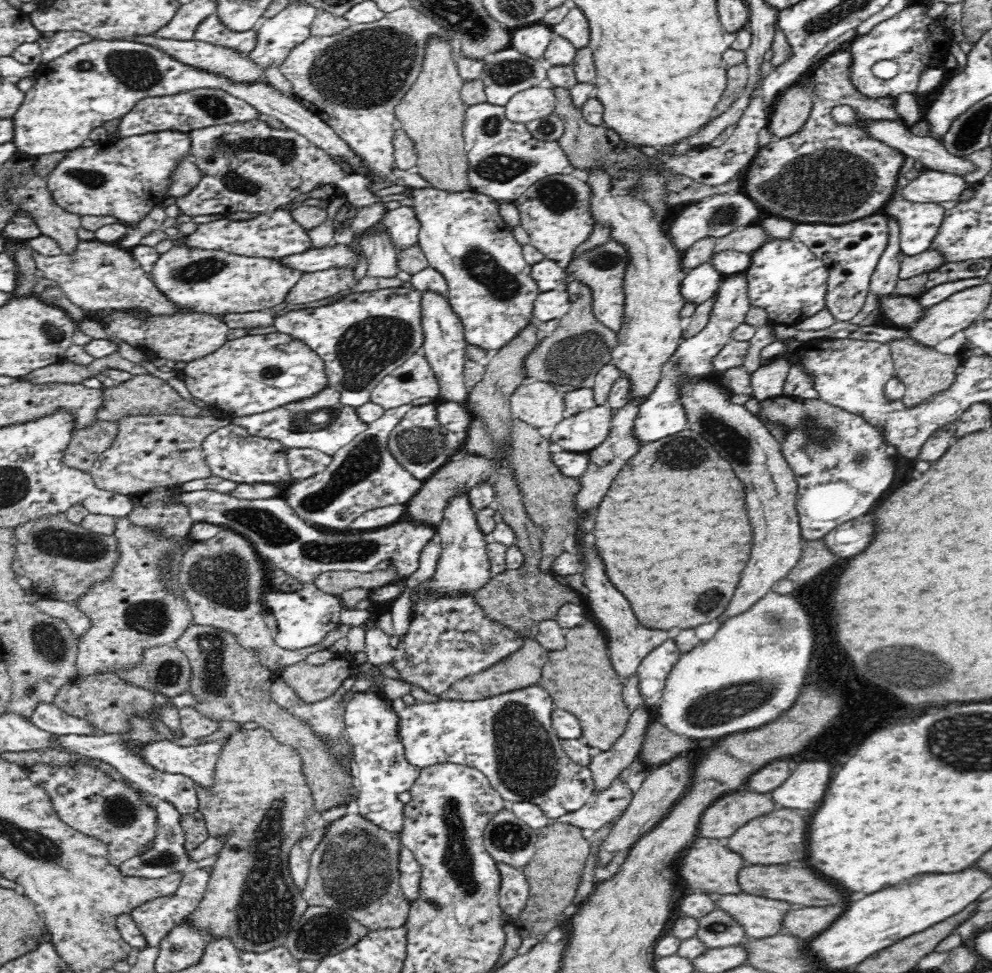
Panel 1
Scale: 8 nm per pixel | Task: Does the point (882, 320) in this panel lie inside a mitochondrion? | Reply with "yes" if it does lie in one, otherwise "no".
no

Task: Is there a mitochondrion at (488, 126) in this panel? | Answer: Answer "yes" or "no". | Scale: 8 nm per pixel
yes

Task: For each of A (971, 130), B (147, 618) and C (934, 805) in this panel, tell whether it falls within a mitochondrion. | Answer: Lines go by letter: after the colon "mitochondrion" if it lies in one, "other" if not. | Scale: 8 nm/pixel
A: mitochondrion
B: mitochondrion
C: other

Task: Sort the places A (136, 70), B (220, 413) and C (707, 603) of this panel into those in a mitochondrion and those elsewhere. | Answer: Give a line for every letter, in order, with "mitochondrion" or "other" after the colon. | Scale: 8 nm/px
A: mitochondrion
B: other
C: mitochondrion

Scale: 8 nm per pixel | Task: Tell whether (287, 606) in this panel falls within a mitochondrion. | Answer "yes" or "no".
no

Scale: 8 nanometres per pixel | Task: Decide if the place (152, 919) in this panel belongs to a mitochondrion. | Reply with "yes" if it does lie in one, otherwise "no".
no

